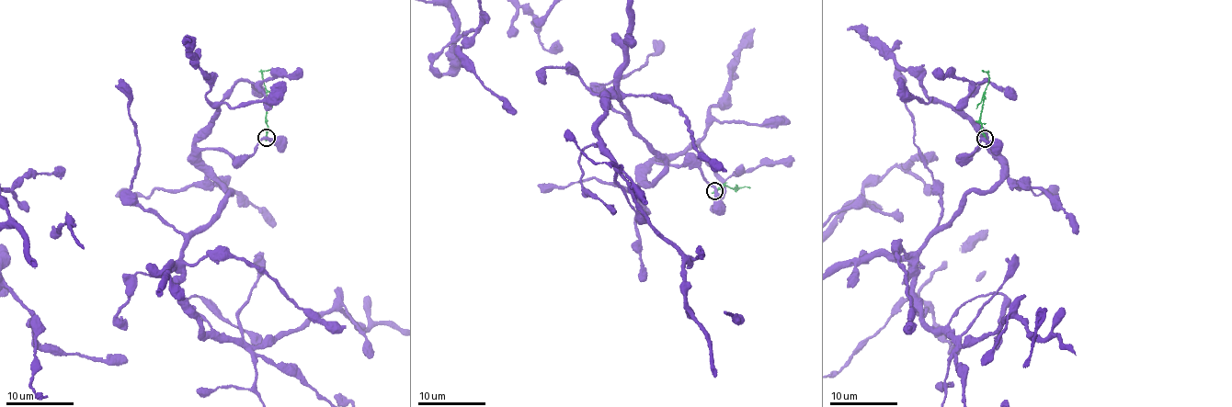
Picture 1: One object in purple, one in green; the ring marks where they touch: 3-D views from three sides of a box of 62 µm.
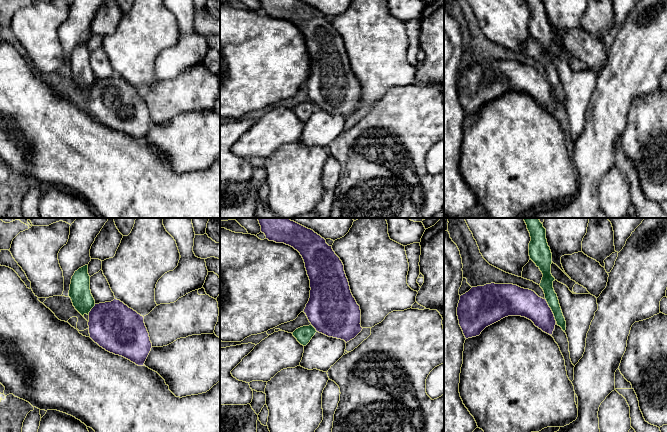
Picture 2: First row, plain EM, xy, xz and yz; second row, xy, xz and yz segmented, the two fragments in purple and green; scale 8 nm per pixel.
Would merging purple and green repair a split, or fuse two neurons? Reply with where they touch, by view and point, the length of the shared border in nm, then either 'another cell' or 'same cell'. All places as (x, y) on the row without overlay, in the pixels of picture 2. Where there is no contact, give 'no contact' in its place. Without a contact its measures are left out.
yz (551, 86) | 220 nm | another cell

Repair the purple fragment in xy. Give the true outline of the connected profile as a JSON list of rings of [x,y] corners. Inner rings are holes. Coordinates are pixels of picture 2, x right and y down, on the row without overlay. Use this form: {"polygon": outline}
{"polygon": [[[117,75],[95,80],[88,102],[90,114],[100,123],[144,142],[152,119],[144,93],[136,87]]]}

